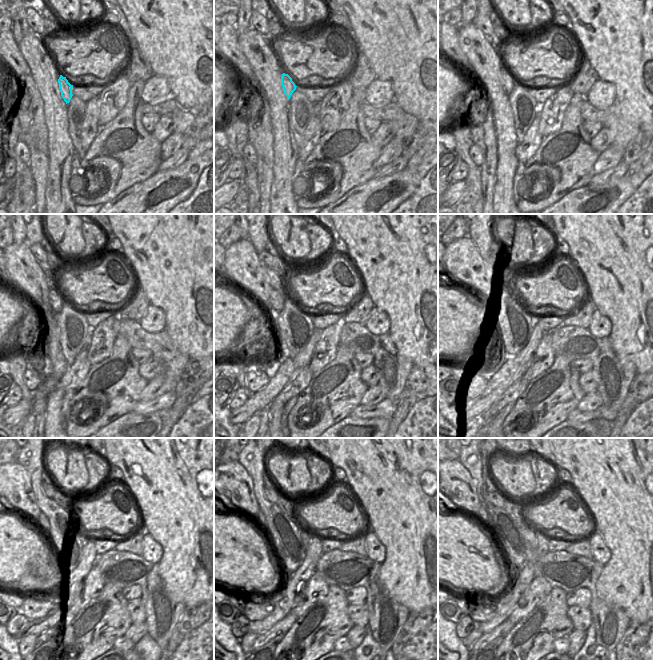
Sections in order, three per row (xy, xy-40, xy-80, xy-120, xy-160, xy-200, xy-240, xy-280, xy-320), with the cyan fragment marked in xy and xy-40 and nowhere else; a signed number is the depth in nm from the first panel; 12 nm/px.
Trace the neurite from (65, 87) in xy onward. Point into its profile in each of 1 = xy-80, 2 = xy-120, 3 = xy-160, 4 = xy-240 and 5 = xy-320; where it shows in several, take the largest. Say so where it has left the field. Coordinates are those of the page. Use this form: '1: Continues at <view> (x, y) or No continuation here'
1: Continues at xy-80 (507, 80)
2: Continues at xy-120 (56, 301)
3: Continues at xy-160 (276, 299)
4: Continues at xy-240 (43, 522)
5: Continues at xy-320 (482, 515)

